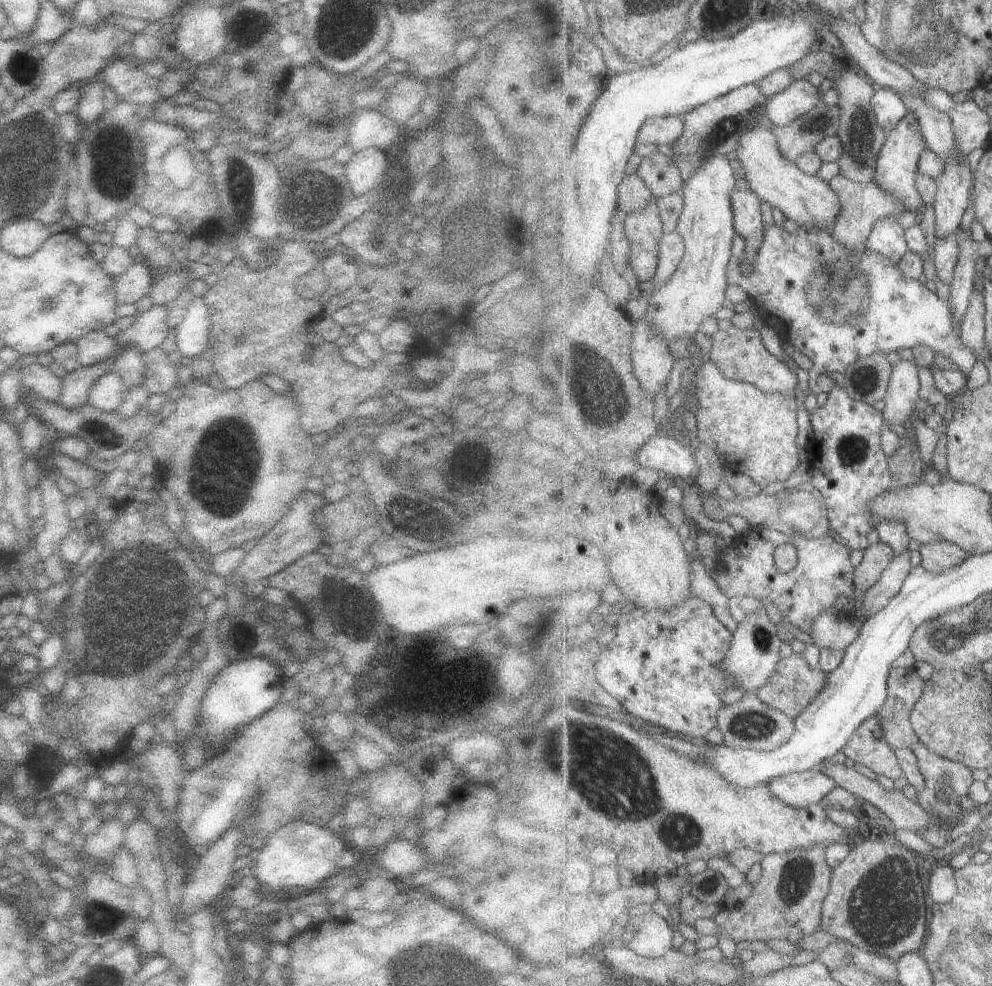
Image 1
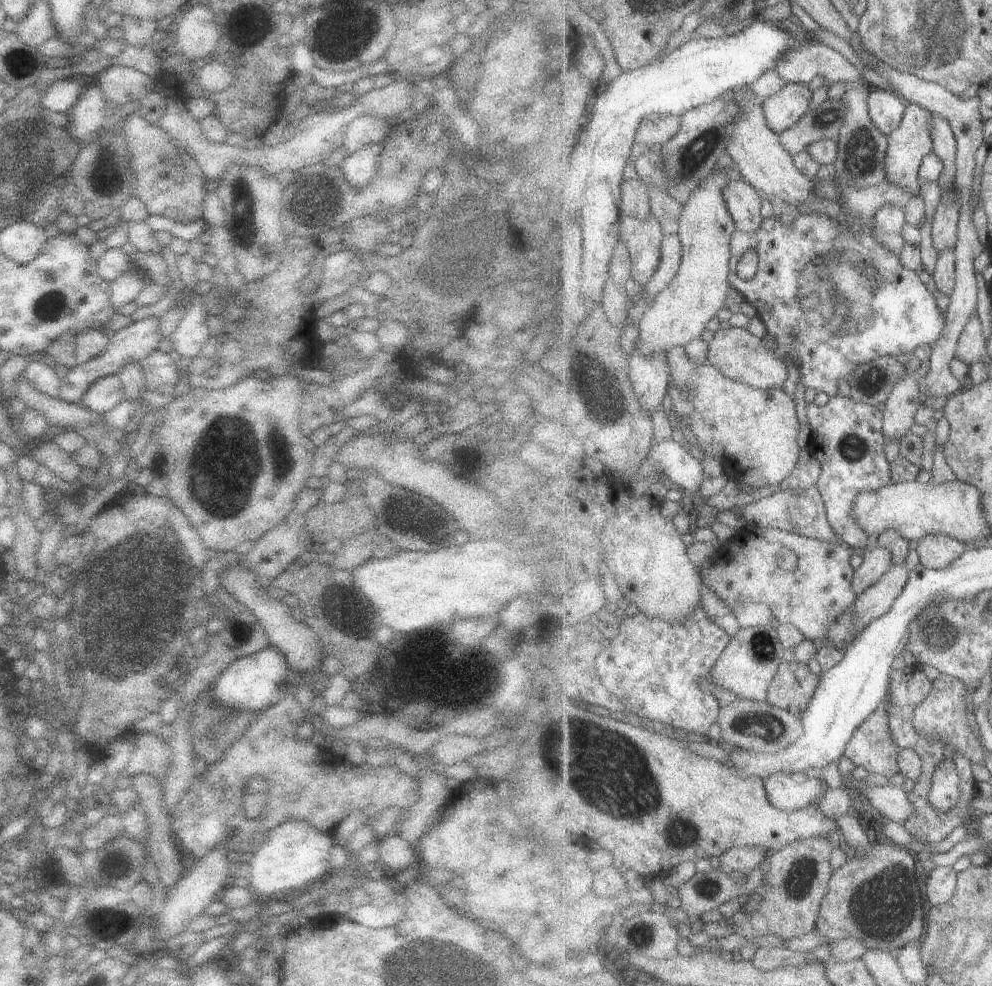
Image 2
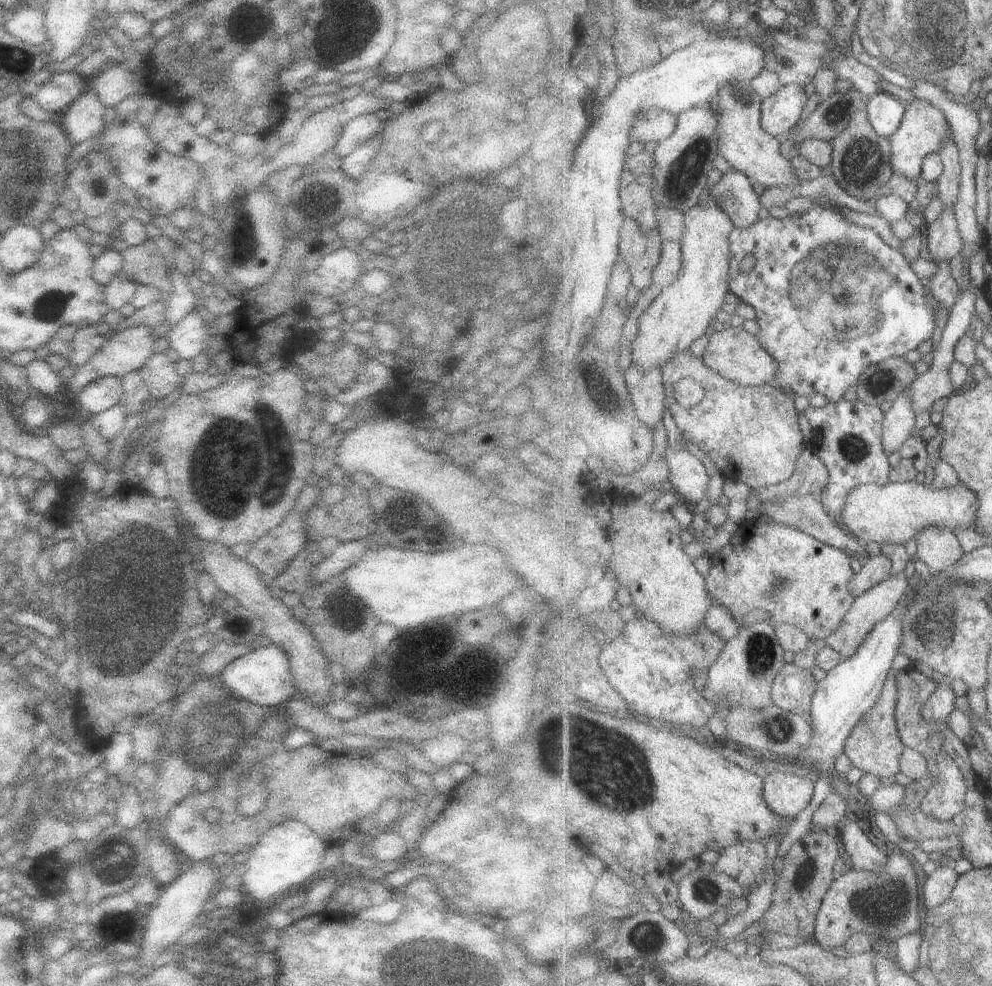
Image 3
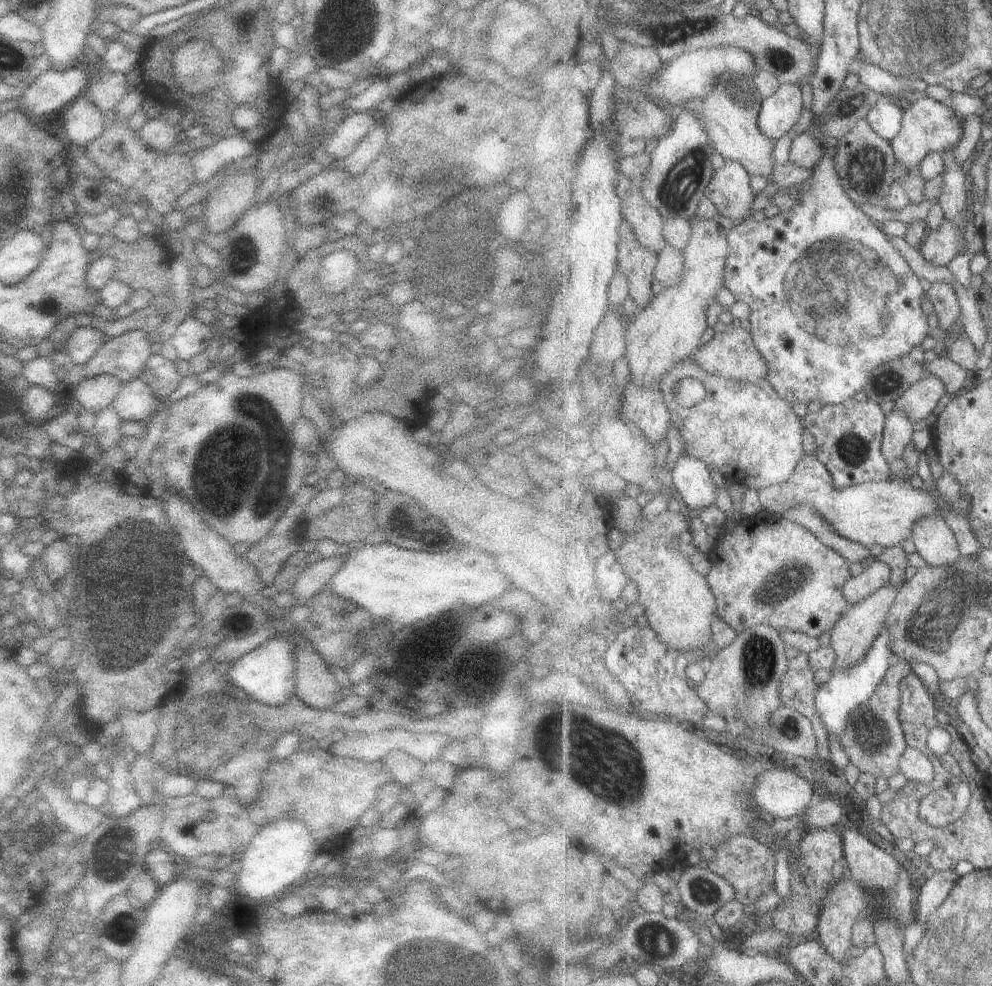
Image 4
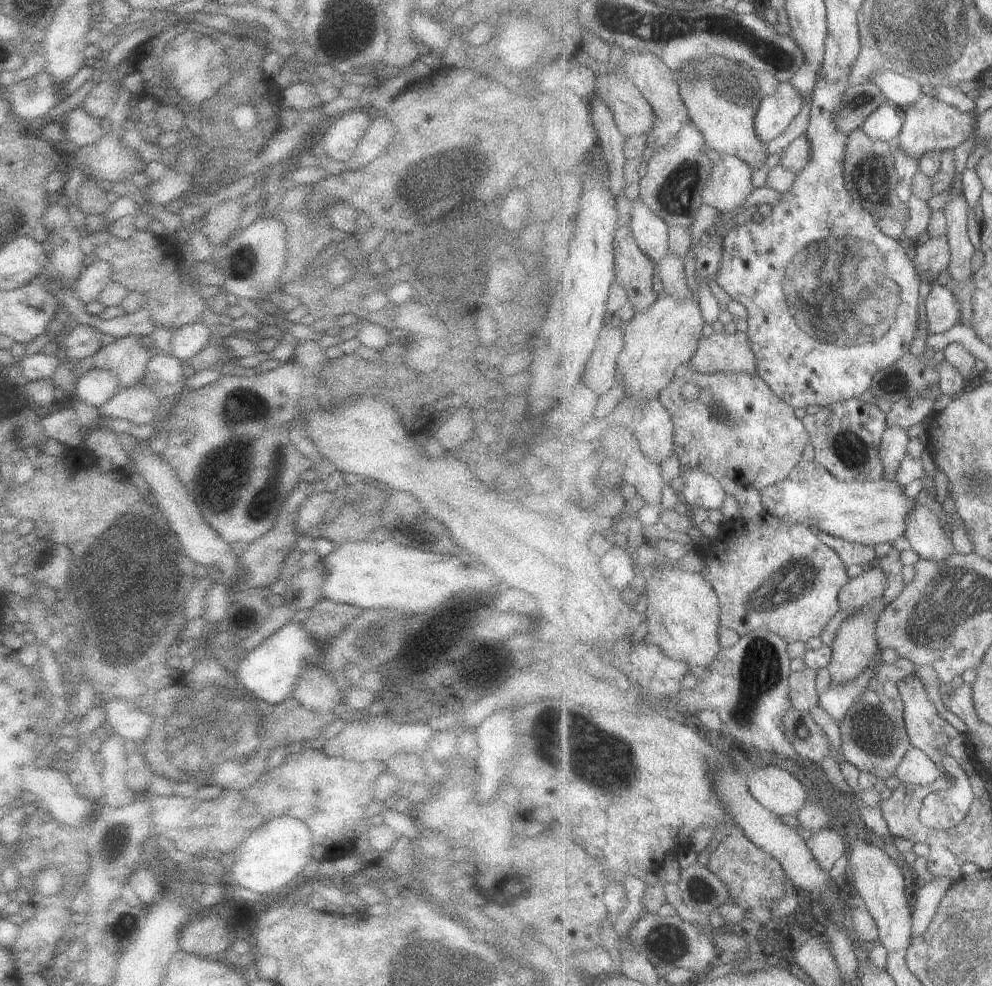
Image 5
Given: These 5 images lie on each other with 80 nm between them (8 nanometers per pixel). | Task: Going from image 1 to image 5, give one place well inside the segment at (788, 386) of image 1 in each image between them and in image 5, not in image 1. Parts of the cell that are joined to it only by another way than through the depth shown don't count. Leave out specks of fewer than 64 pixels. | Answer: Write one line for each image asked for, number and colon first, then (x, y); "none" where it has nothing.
2: (739, 355)
3: (734, 353)
4: (733, 354)
5: (720, 352)

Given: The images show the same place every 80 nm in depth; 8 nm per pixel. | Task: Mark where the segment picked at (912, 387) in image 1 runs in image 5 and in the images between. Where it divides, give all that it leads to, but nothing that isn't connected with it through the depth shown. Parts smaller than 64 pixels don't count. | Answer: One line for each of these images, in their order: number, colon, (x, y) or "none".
2: (900, 408)
3: (899, 424)
4: (898, 433)
5: (894, 447)

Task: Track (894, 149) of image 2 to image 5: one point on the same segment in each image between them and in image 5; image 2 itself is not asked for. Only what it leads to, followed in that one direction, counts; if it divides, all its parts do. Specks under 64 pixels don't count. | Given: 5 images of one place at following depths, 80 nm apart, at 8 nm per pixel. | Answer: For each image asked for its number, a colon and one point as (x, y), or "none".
3: (924, 128)
4: (929, 126)
5: (929, 125)

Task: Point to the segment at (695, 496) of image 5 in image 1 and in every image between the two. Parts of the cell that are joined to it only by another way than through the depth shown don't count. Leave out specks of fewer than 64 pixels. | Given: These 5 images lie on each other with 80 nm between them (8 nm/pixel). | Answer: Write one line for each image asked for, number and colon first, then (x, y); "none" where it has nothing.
1: (672, 457)
2: (681, 470)
3: (688, 476)
4: (693, 483)

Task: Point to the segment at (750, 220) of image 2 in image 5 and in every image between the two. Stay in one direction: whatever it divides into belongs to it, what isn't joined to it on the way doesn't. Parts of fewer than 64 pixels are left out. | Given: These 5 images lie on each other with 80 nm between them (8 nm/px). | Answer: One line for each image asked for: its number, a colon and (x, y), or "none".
3: (733, 191)
4: (730, 191)
5: (729, 185)

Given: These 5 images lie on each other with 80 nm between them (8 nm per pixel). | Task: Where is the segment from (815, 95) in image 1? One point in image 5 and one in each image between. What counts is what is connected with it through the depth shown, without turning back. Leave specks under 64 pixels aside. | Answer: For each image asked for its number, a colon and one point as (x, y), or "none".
2: (783, 110)
3: (781, 111)
4: (779, 113)
5: (776, 112)

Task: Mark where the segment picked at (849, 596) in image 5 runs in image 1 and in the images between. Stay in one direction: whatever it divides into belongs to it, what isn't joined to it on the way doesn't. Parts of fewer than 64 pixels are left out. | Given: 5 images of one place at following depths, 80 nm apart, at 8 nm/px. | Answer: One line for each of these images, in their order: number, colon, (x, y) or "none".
1: (877, 557)
2: (876, 563)
3: (875, 569)
4: (876, 574)

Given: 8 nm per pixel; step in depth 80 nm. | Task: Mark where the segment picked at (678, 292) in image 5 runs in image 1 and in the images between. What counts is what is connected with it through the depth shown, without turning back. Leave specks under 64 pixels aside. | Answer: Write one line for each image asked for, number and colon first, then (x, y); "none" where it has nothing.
1: (673, 247)
2: (671, 259)
3: (670, 264)
4: (670, 266)

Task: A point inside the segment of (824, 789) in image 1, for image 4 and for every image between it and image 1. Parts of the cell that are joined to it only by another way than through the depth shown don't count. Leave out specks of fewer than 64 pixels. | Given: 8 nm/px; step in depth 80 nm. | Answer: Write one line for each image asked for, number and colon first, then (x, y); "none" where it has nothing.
2: (794, 791)
3: (787, 794)
4: (779, 792)

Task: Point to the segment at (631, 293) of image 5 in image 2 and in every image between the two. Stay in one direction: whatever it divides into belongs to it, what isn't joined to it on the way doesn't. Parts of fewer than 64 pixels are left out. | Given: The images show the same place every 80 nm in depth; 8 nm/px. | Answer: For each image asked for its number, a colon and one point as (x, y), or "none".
2: (645, 238)
3: (642, 251)
4: (638, 263)

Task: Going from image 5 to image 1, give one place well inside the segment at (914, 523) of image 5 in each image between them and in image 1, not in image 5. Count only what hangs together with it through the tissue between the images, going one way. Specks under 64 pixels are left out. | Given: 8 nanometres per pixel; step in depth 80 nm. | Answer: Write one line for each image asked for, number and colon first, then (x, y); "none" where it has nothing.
1: (938, 556)
2: (938, 551)
3: (938, 547)
4: (934, 541)

